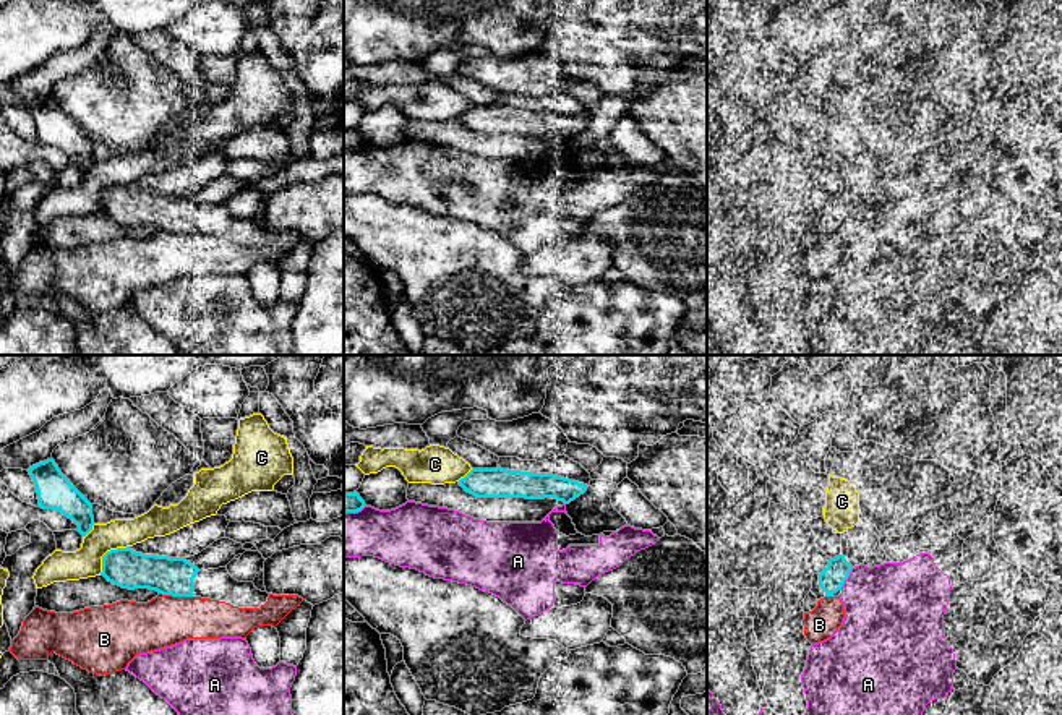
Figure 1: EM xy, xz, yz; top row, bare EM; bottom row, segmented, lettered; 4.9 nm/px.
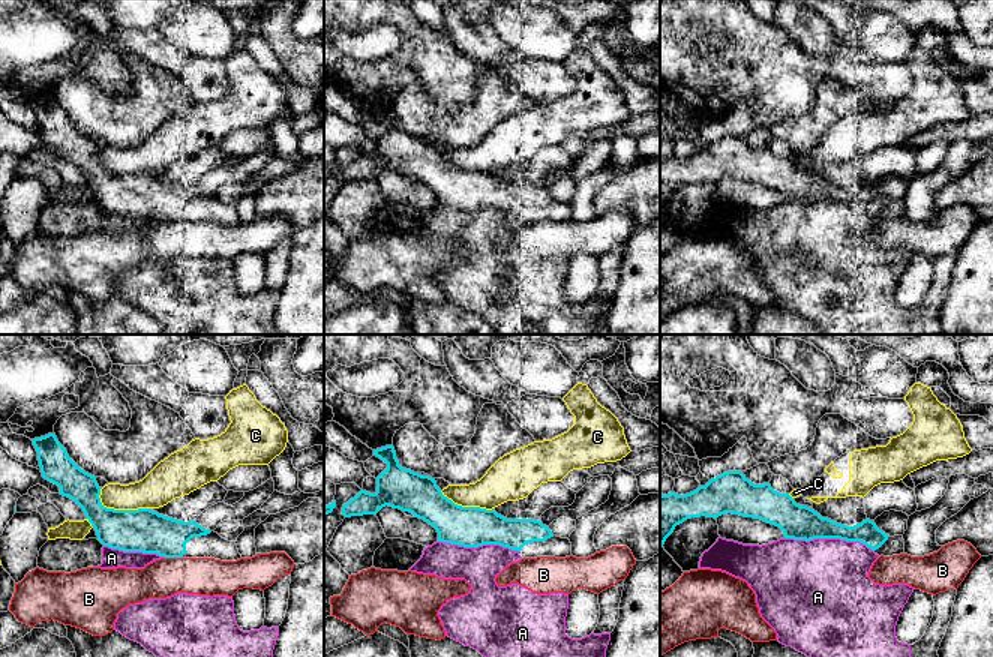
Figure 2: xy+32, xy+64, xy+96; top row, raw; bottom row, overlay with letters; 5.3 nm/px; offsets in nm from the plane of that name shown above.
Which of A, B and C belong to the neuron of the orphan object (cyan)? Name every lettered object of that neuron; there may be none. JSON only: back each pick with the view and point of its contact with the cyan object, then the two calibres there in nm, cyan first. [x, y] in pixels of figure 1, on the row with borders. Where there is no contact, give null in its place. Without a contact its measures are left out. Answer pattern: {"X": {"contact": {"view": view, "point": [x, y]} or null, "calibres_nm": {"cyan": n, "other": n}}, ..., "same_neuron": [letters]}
{"same_neuron": []}

